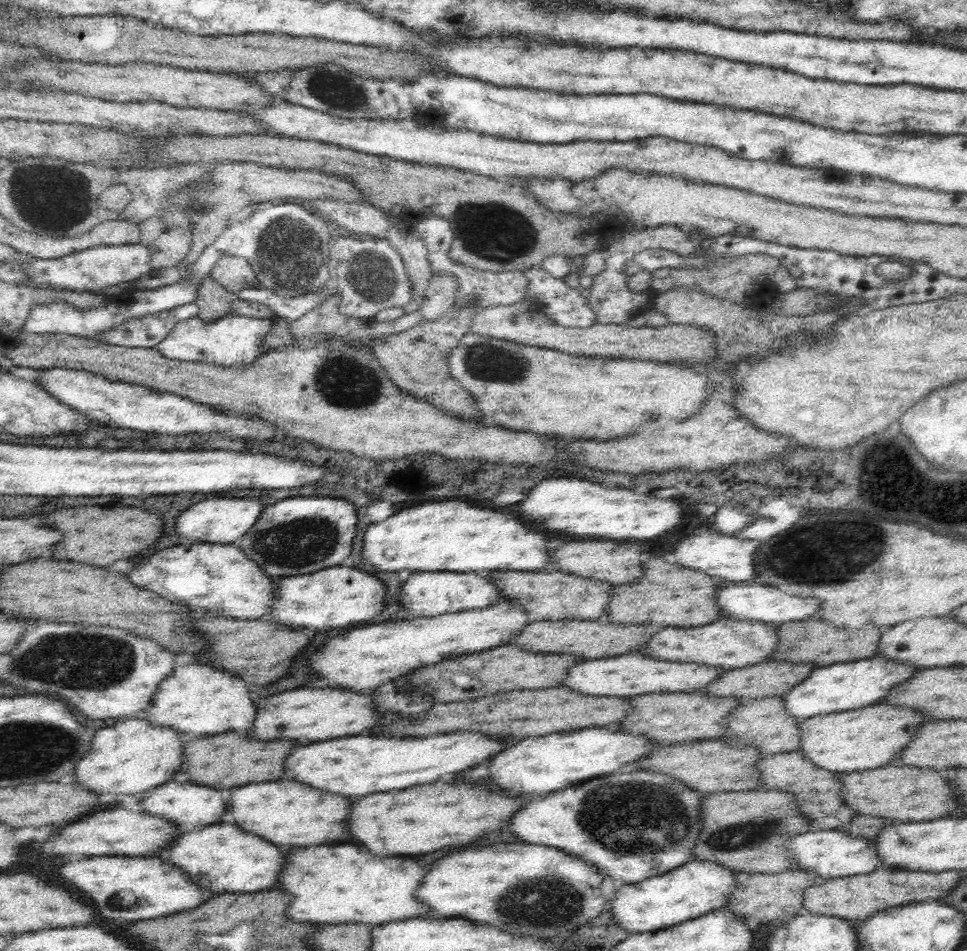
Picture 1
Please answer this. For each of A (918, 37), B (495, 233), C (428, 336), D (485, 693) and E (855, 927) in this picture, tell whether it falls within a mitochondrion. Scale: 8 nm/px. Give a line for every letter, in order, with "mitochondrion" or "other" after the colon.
A: other
B: mitochondrion
C: other
D: other
E: other

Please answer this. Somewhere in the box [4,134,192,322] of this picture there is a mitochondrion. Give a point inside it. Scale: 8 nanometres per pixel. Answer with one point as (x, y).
(57, 200)

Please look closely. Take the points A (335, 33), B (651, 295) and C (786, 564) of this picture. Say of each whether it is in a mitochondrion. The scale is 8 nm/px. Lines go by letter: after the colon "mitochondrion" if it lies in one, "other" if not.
A: other
B: other
C: mitochondrion

